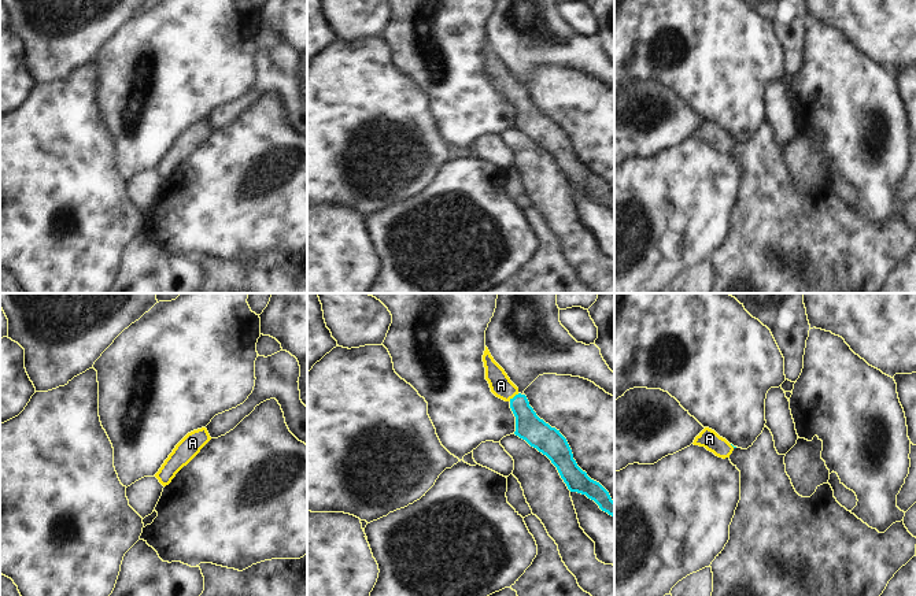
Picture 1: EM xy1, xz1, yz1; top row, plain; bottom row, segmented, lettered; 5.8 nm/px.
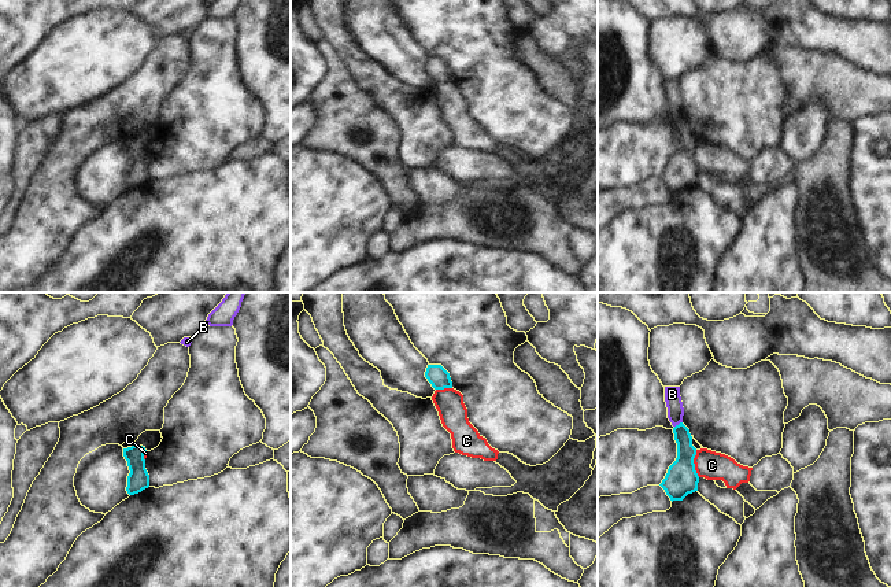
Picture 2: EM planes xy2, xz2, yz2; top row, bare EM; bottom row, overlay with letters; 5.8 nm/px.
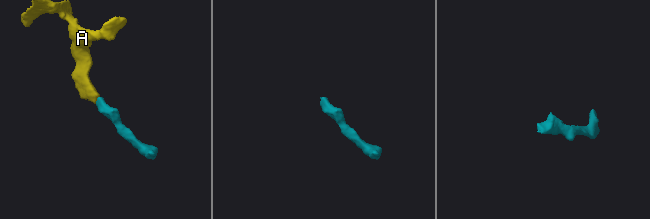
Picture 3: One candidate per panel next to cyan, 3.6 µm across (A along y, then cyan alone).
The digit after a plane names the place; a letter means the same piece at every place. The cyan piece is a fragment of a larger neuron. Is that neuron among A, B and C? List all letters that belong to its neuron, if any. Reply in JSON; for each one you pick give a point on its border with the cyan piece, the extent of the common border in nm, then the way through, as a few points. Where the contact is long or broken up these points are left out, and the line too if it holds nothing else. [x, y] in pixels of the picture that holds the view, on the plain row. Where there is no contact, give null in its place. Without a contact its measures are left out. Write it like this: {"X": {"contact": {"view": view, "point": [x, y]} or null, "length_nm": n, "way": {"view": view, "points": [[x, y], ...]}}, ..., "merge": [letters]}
{"A": {"contact": {"view": "xz1", "point": [514, 89]}, "length_nm": 80, "way": {"view": "xz1", "points": [[528, 119], [514, 89], [501, 78]]}}, "merge": ["A"]}

